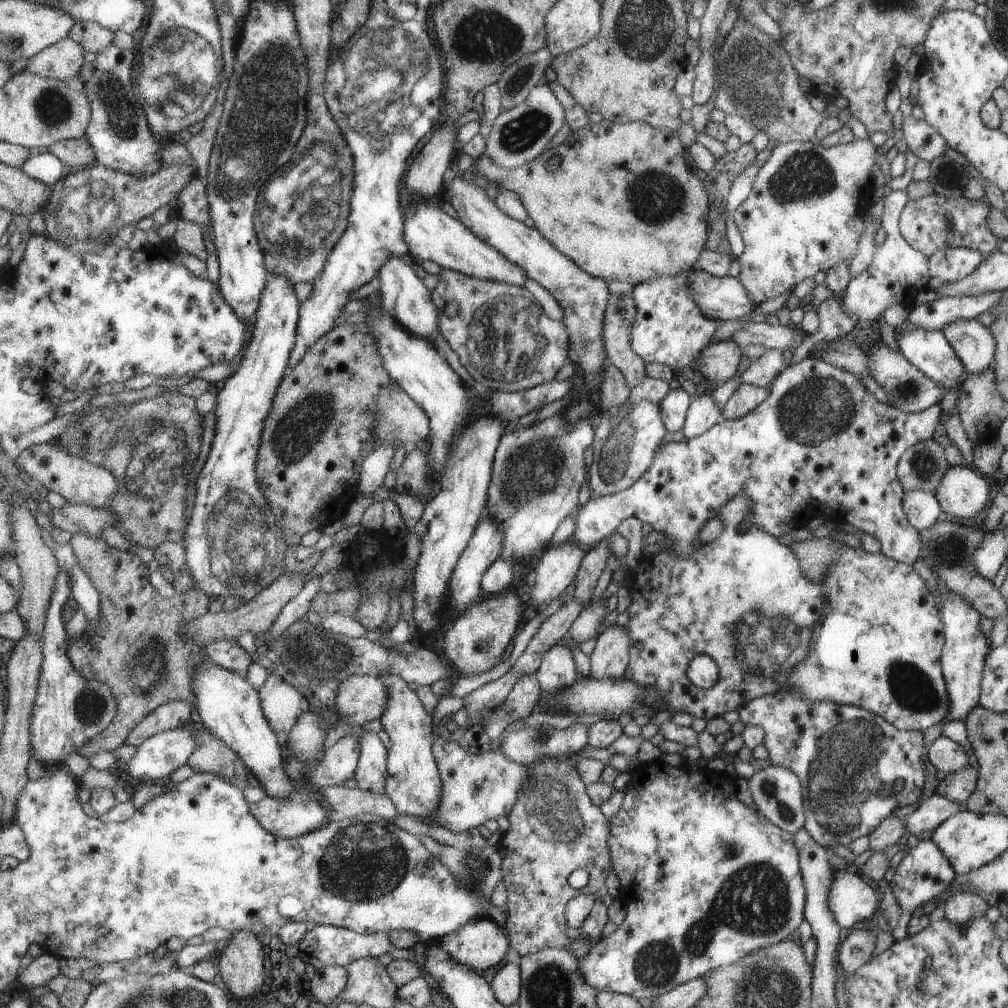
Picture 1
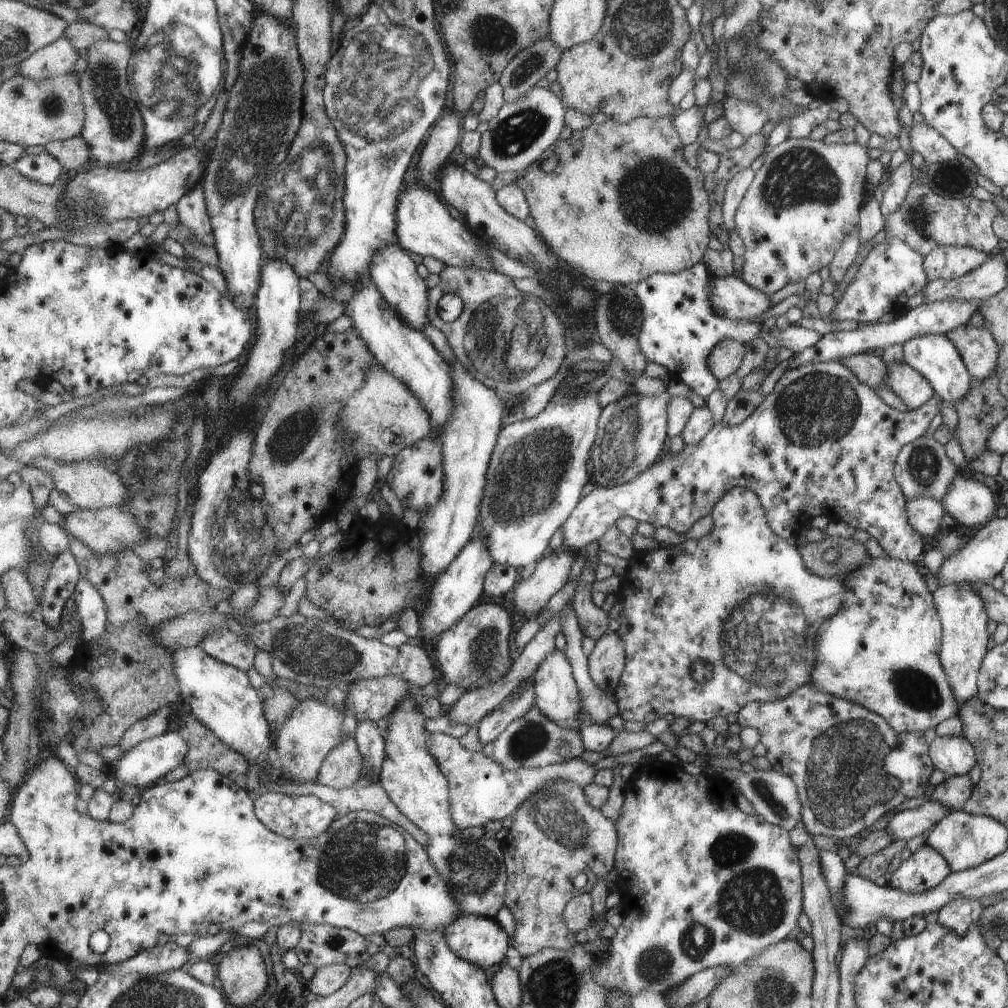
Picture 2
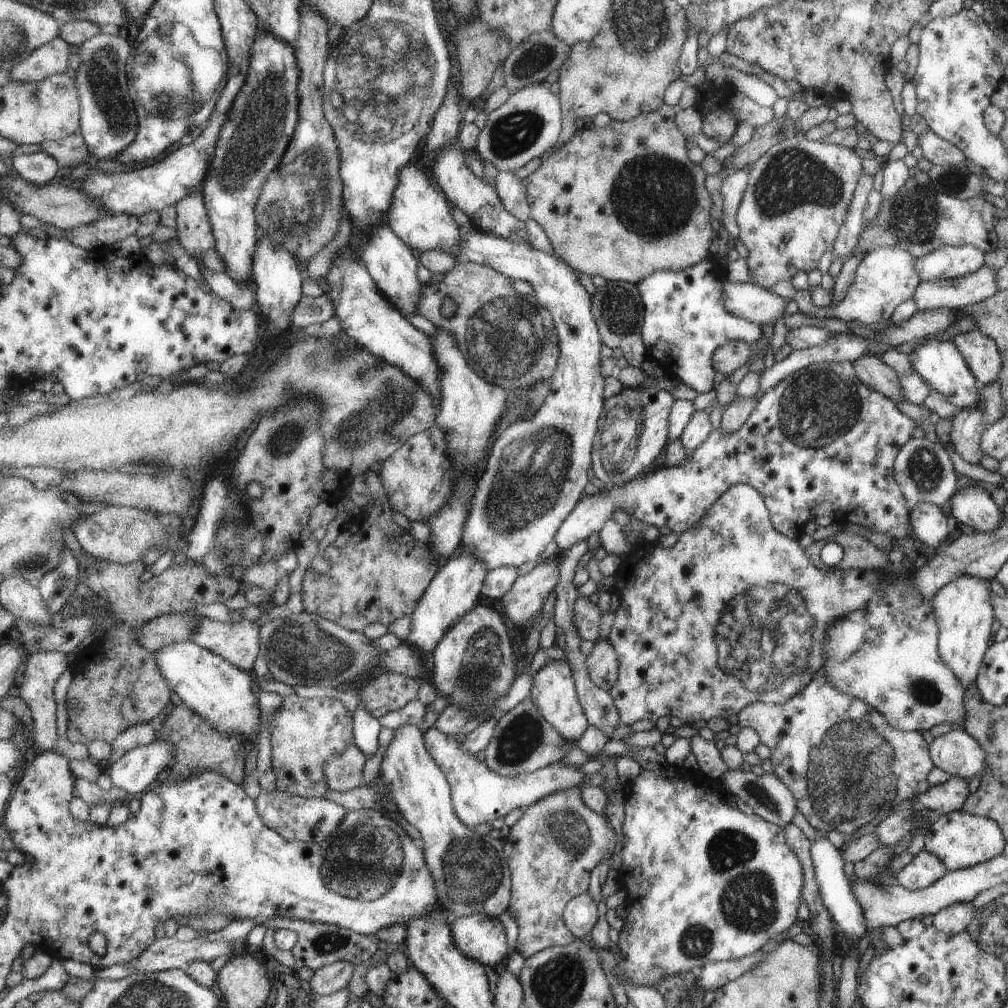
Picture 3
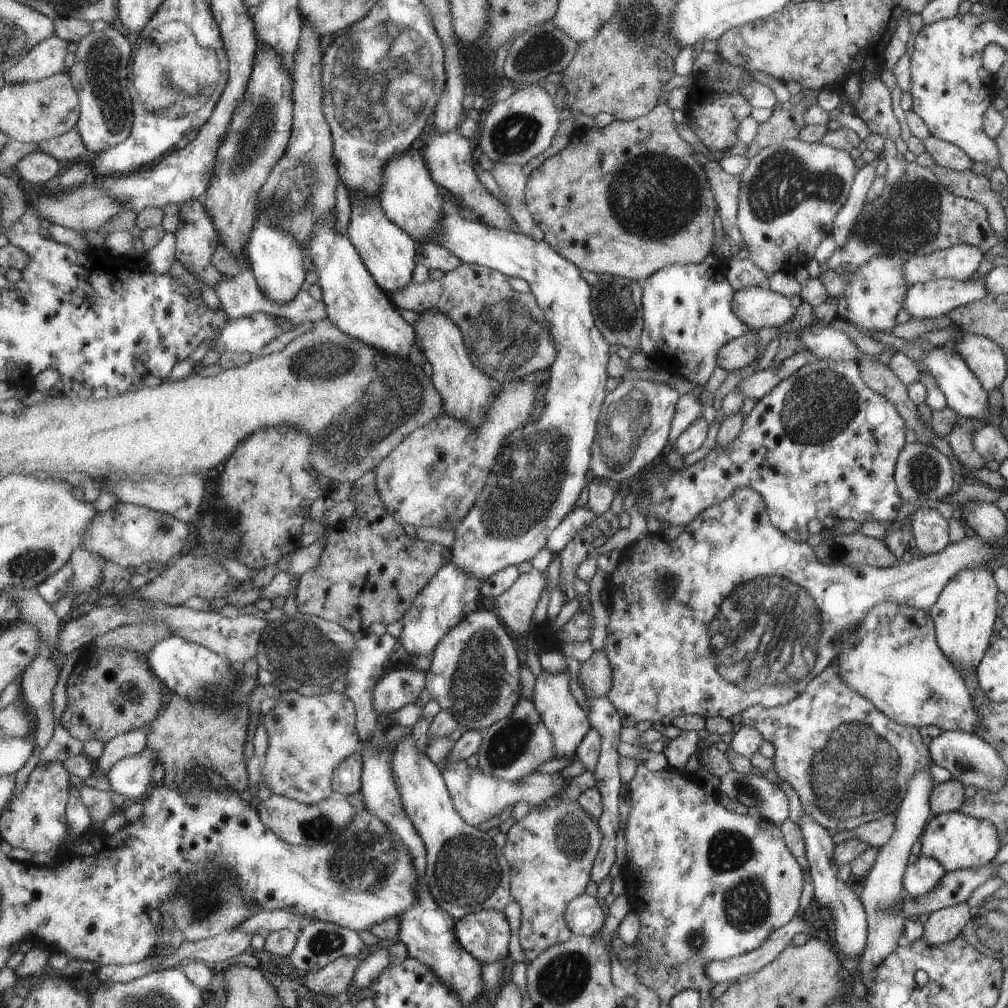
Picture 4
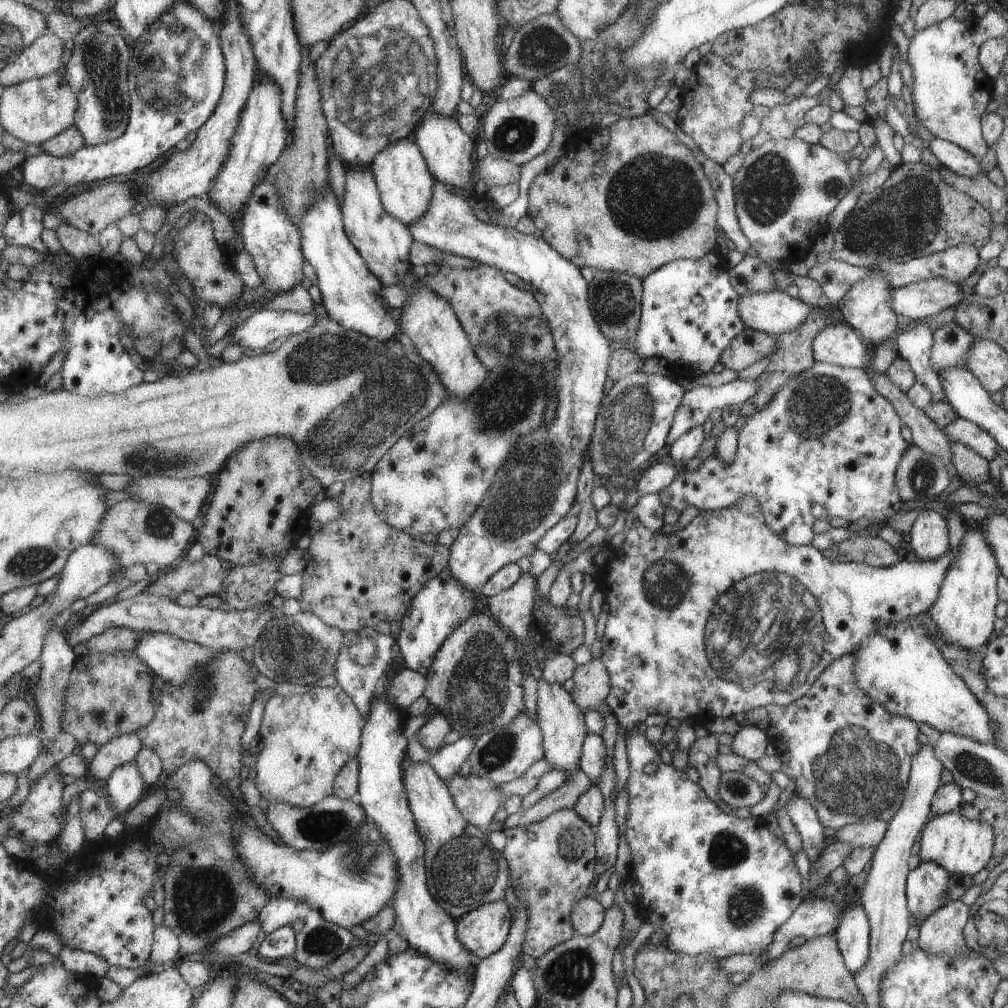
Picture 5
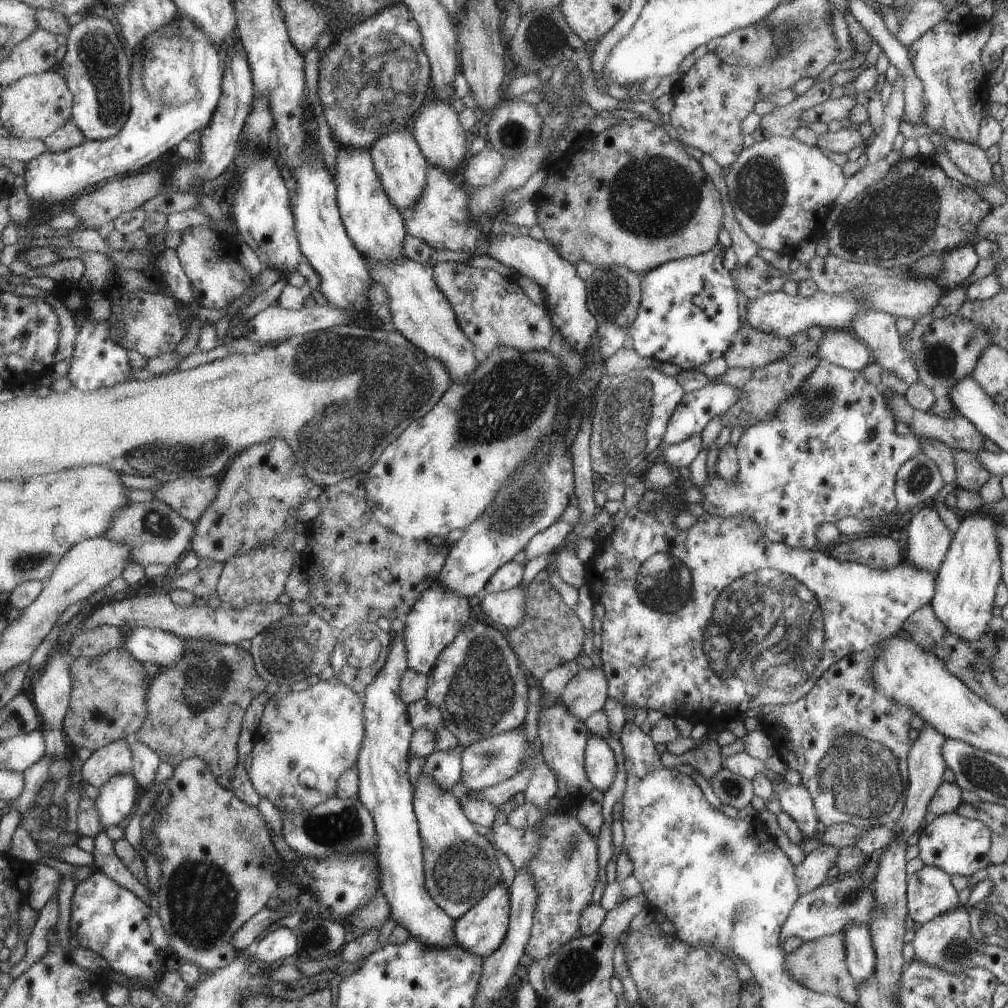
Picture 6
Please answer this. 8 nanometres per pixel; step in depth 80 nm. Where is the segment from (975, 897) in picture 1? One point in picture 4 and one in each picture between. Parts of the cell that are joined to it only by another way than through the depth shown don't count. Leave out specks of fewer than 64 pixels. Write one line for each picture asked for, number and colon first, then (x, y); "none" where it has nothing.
2: (957, 915)
3: (954, 919)
4: (945, 925)

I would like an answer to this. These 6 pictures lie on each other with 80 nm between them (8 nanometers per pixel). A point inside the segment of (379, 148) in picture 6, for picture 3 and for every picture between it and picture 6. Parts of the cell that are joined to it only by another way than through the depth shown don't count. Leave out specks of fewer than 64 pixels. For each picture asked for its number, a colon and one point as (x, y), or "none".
3: (419, 214)
4: (410, 198)
5: (406, 185)

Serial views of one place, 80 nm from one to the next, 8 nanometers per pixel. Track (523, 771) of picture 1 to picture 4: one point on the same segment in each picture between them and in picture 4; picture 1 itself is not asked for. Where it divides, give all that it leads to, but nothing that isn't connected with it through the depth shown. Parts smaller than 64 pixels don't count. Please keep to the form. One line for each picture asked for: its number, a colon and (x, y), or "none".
2: (480, 791)
3: (479, 795)
4: (477, 797)

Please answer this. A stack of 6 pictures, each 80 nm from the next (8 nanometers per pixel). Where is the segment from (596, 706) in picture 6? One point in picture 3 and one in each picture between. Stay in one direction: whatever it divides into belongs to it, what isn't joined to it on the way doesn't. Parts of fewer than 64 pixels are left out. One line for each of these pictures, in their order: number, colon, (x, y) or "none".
3: (603, 665)
4: (595, 677)
5: (592, 680)

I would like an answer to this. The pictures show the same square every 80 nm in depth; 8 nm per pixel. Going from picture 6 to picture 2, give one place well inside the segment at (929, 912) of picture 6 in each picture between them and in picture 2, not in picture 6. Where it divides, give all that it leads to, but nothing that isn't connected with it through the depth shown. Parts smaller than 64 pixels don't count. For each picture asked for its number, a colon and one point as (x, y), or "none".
2: (926, 868)
3: (925, 869)
4: (921, 877)
5: (927, 883)

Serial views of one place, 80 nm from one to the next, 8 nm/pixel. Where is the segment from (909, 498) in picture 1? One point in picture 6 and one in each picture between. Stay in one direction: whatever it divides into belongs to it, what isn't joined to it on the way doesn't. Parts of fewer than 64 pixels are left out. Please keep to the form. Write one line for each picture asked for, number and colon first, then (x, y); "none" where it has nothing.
2: (925, 514)
3: (930, 523)
4: (931, 531)
5: (929, 535)
6: (929, 540)

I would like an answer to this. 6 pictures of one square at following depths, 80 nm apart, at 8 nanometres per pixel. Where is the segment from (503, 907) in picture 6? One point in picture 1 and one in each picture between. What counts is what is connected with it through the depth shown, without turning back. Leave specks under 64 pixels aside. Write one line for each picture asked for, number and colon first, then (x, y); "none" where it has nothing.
1: (482, 943)
2: (480, 940)
3: (482, 937)
4: (485, 934)
5: (482, 931)

